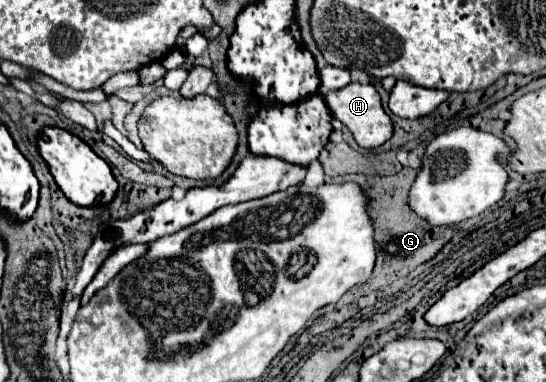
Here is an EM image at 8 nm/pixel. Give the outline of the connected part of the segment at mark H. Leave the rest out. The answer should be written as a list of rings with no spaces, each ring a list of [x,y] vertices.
[[[349,83],[349,85],[343,87],[343,89],[337,89],[337,91],[327,93],[327,95],[325,95],[325,101],[327,101],[331,113],[333,113],[343,125],[347,125],[347,129],[353,133],[353,137],[355,137],[355,141],[357,141],[359,147],[375,149],[375,147],[381,147],[385,141],[391,139],[391,135],[393,135],[391,117],[383,111],[383,107],[381,107],[381,97],[379,97],[379,93],[375,91],[373,85]]]

